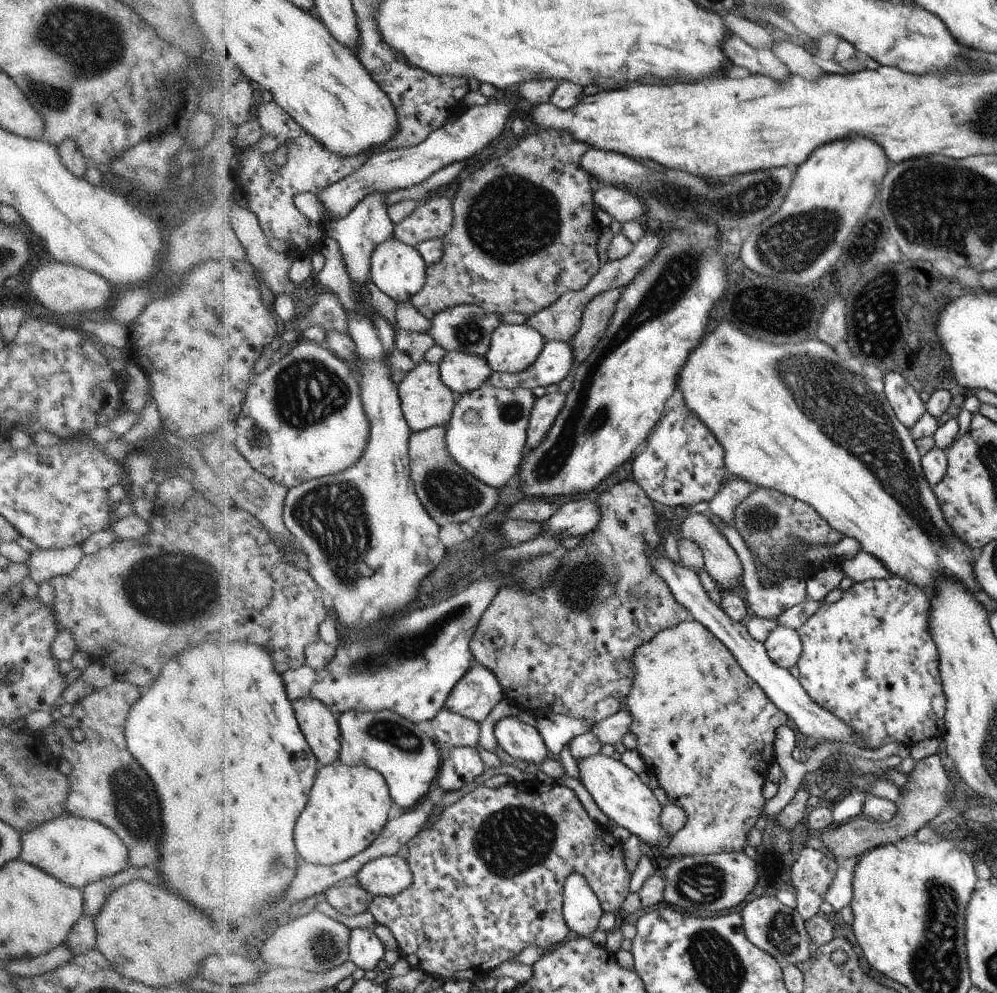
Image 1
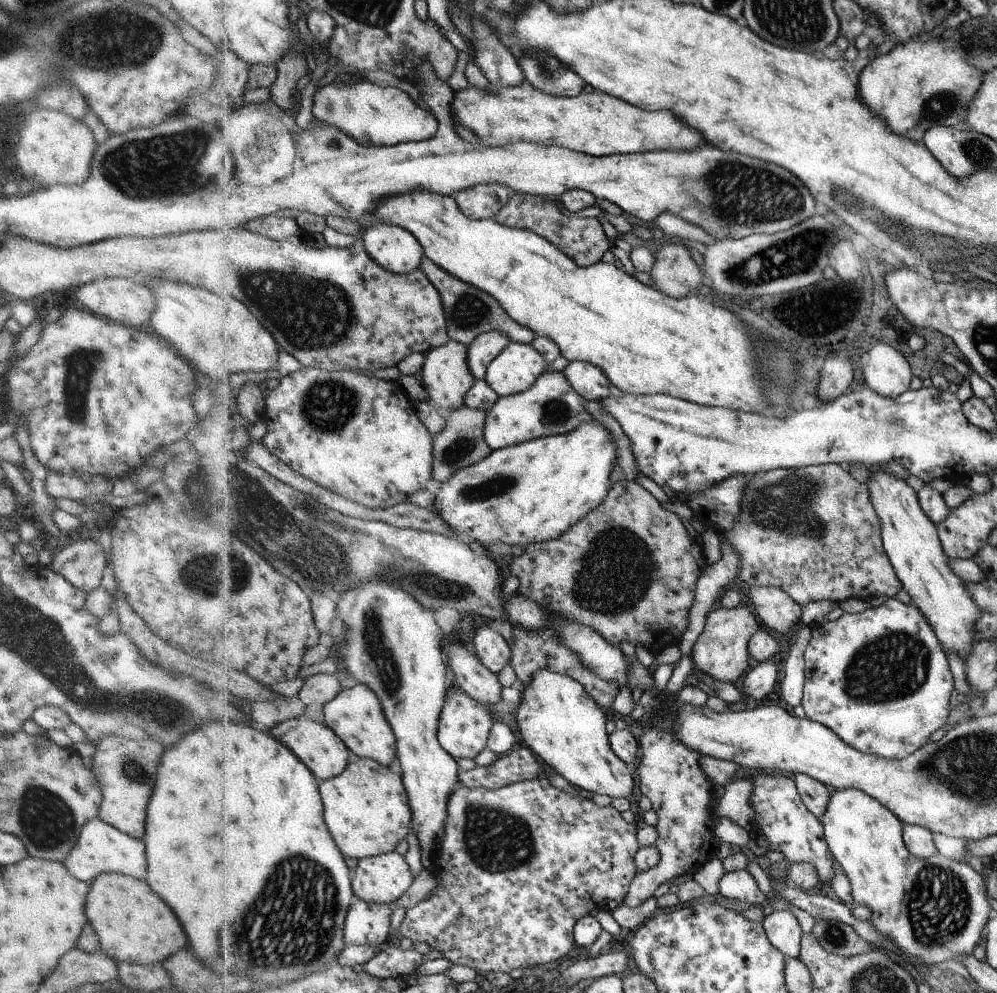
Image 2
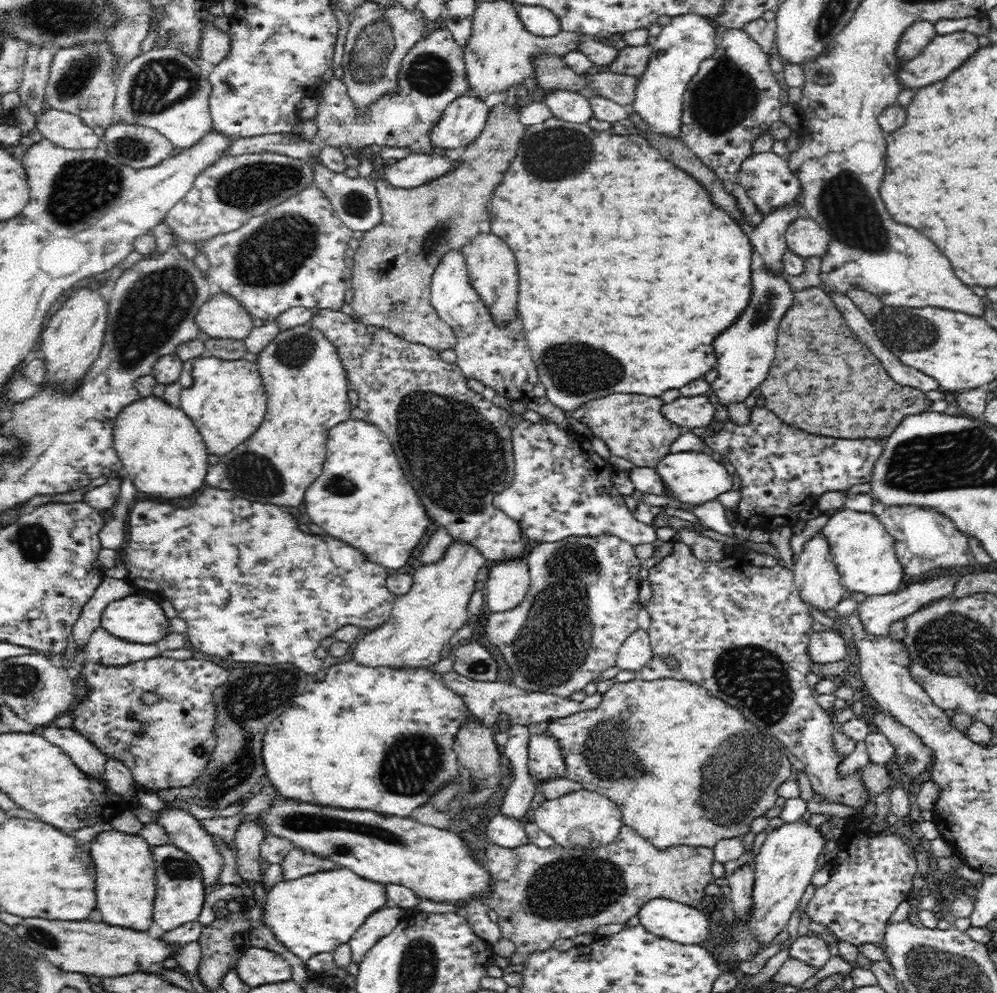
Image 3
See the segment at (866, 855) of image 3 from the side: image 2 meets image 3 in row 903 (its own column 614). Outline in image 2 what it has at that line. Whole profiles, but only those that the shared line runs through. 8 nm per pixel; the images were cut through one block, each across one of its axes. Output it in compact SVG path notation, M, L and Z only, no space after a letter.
M547 775L534 778L534 780L522 780L522 782L499 789L468 788L468 786L458 788L452 795L450 806L448 806L450 808L450 818L446 824L448 836L442 844L442 850L438 850L438 854L434 856L434 870L440 880L440 886L430 896L429 901L407 909L406 918L401 926L401 934L413 942L428 943L432 949L438 951L439 955L445 956L454 964L467 965L482 975L489 972L510 972L532 968L532 966L542 966L542 964L564 958L572 950L570 948L570 928L576 926L578 920L590 914L594 908L606 908L610 900L618 904L624 903L630 891L631 882L637 875L636 864L634 864L634 854L639 852L636 828L628 824L612 805L598 806L590 800L578 794L562 792L560 788L550 784Z

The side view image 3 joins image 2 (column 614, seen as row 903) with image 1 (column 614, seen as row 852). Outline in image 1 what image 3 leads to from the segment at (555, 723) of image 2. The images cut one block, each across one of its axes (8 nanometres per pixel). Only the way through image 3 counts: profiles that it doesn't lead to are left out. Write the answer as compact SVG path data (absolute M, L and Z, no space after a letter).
M602 753L578 759L577 765L579 780L609 820L614 820L614 824L627 828L651 848L656 845L666 845L670 834L659 823L660 812L663 812L662 806L654 798L652 790L640 784L639 774L624 766L620 760Z

